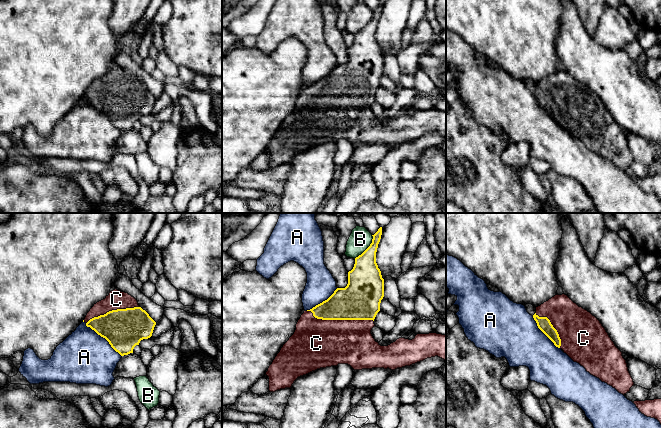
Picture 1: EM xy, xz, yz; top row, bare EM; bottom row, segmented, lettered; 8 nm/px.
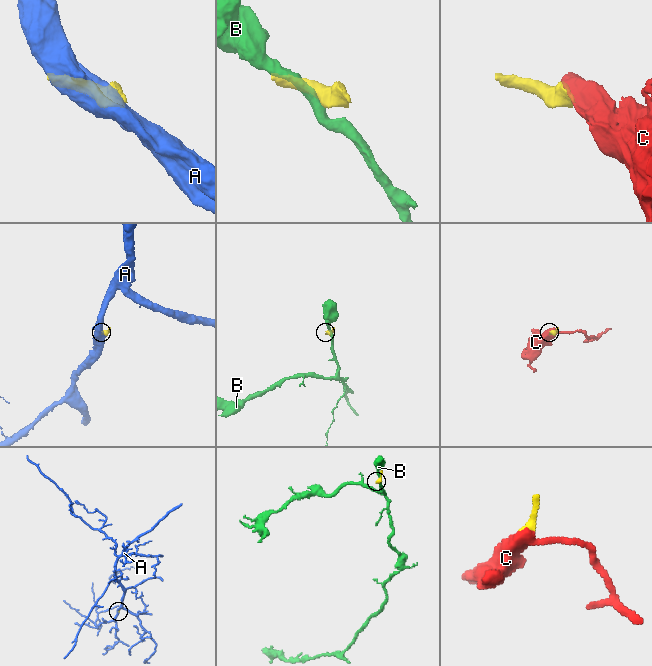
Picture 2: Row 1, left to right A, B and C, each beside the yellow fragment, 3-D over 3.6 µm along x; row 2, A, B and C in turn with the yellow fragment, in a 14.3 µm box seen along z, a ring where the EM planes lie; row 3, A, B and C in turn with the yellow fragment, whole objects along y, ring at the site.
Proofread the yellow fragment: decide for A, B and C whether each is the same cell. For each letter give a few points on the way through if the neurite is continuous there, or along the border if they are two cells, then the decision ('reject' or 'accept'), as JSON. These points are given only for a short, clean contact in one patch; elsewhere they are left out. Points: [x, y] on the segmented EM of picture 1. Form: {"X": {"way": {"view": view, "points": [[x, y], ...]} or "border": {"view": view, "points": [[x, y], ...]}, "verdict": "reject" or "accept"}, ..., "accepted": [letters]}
{"A": {"verdict": "reject"}, "B": {"verdict": "reject"}, "C": {"verdict": "accept"}, "accepted": ["C"]}

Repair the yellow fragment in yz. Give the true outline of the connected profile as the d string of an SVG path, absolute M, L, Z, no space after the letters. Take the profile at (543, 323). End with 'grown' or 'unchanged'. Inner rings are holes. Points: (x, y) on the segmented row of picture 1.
M555 295L536 307L533 315L538 328L564 351L574 362L583 366L591 375L626 394L634 385L622 352L615 346L600 321L590 312L579 307L567 295Z | grown

